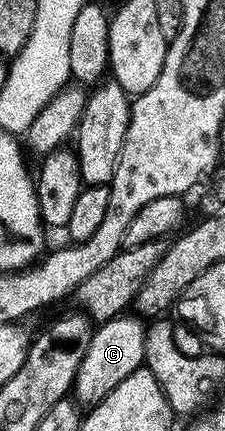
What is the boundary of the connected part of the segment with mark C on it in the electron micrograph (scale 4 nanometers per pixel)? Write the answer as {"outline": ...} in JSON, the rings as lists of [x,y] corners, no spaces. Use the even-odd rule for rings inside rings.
{"outline":[[[121,316],[111,318],[109,322],[99,323],[95,327],[88,351],[76,373],[74,398],[81,407],[91,408],[101,402],[130,372],[144,366],[144,333],[146,326],[139,317]]]}

